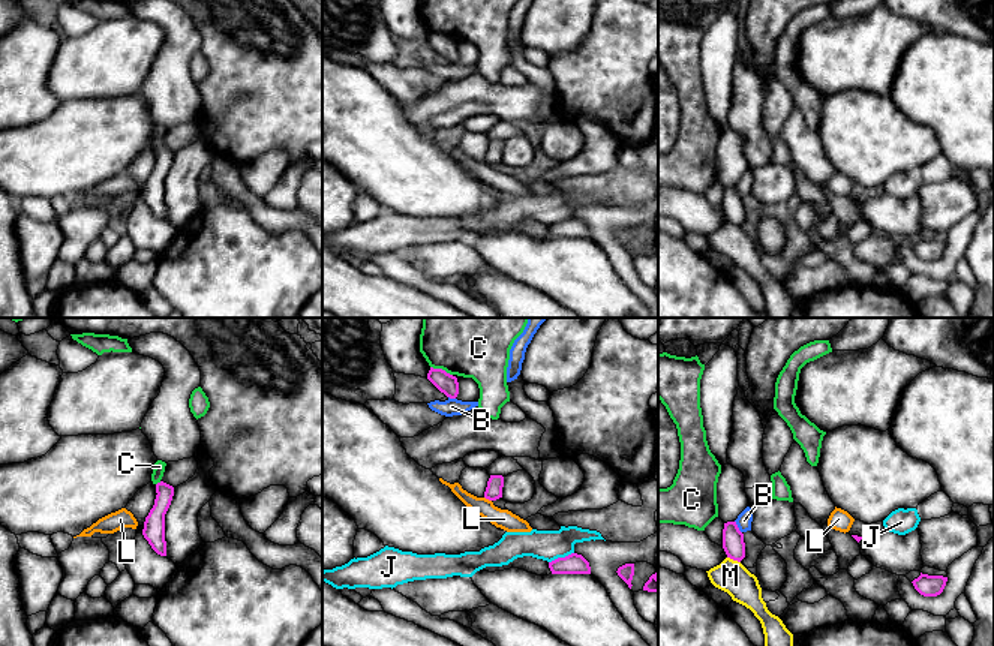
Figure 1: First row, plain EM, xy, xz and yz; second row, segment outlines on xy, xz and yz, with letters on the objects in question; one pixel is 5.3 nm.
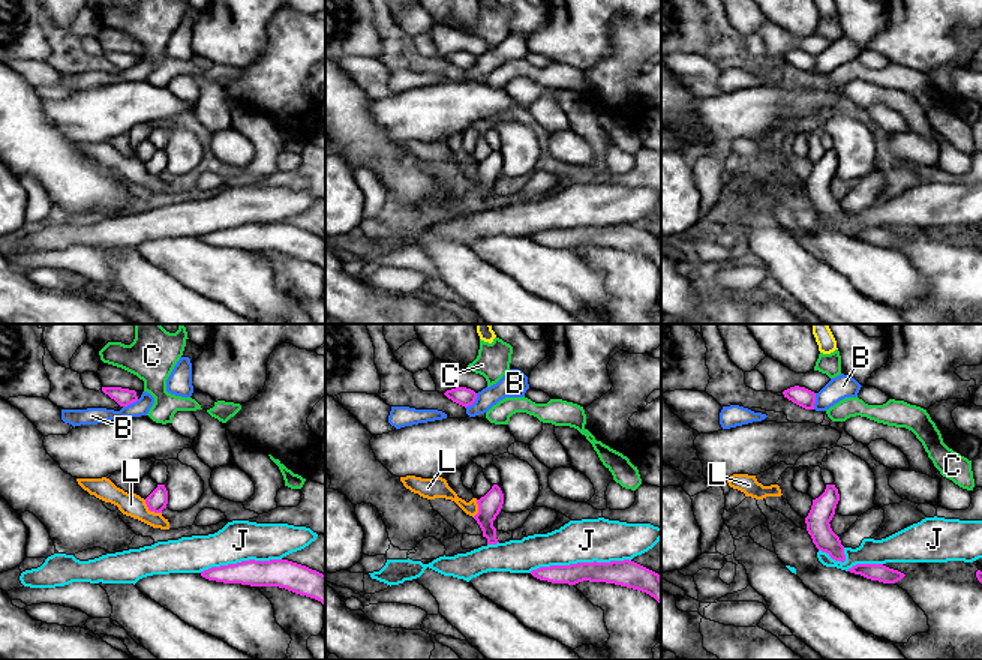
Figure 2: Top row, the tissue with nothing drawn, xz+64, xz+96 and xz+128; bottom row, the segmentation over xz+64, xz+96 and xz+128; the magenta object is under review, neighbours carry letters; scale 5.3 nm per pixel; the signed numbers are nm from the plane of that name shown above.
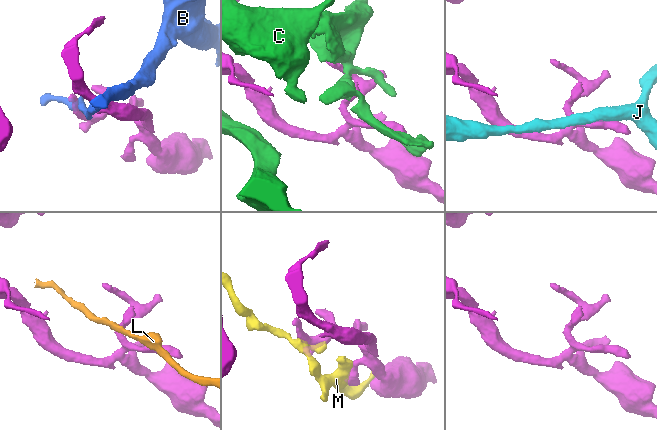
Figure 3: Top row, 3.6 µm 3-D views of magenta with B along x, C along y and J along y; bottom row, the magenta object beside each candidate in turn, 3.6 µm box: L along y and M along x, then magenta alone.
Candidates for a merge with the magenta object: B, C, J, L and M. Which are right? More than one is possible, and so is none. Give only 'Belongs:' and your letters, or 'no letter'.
Belongs: no letter

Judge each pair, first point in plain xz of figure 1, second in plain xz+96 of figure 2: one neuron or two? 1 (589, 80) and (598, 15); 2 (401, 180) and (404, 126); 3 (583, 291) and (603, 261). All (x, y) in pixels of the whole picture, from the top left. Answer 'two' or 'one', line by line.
1: two
2: two
3: two

